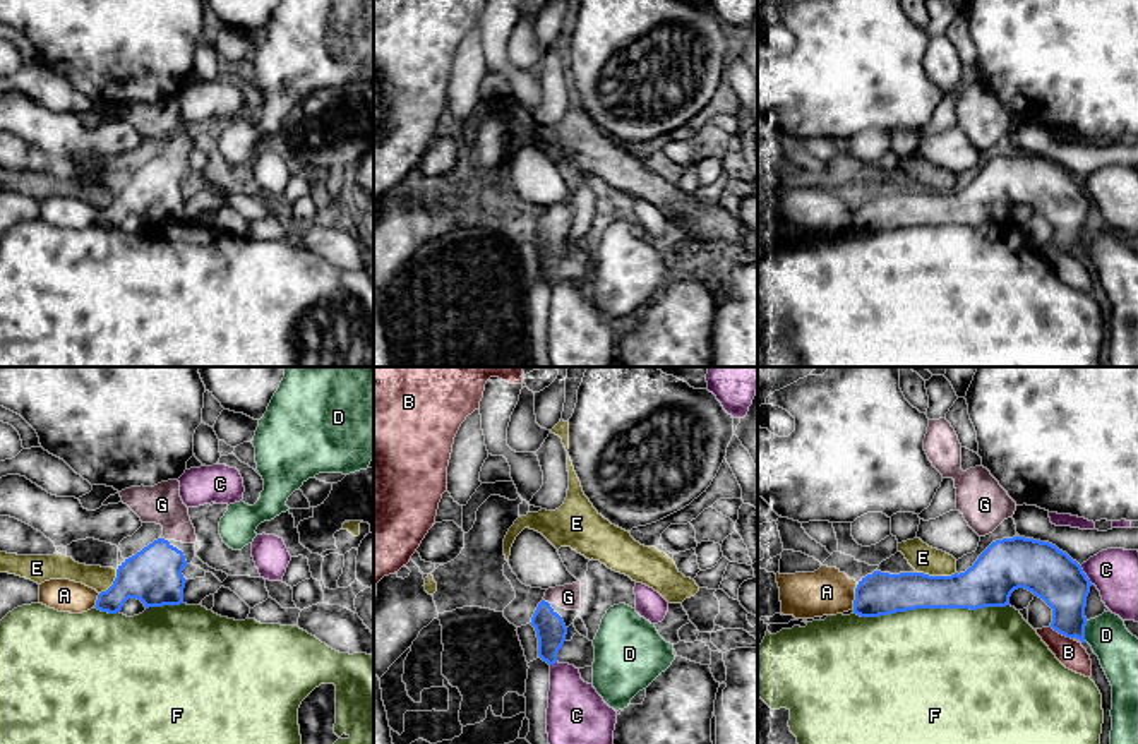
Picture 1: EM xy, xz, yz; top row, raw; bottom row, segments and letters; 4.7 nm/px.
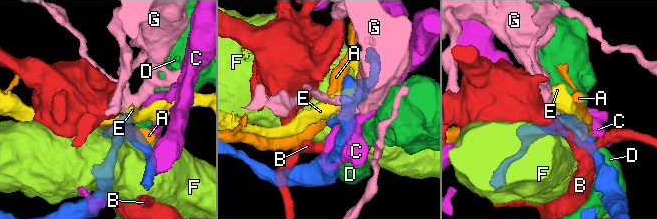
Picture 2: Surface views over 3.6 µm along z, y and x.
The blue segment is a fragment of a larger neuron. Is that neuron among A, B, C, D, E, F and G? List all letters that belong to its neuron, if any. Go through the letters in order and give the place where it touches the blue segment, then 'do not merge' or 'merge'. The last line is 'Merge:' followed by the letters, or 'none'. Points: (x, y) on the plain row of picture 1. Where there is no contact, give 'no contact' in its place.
A: meets blue in yz at (856, 213); do not merge
B: meets blue in yz at (1061, 249); do not merge
C: meets blue in yz at (1085, 191); do not merge
D: meets blue in yz at (1084, 247); do not merge
E: meets blue in yz at (936, 192); do not merge
F: meets blue in yz at (929, 223); do not merge
G: meets blue in xy at (163, 155); merge
Merge: G

